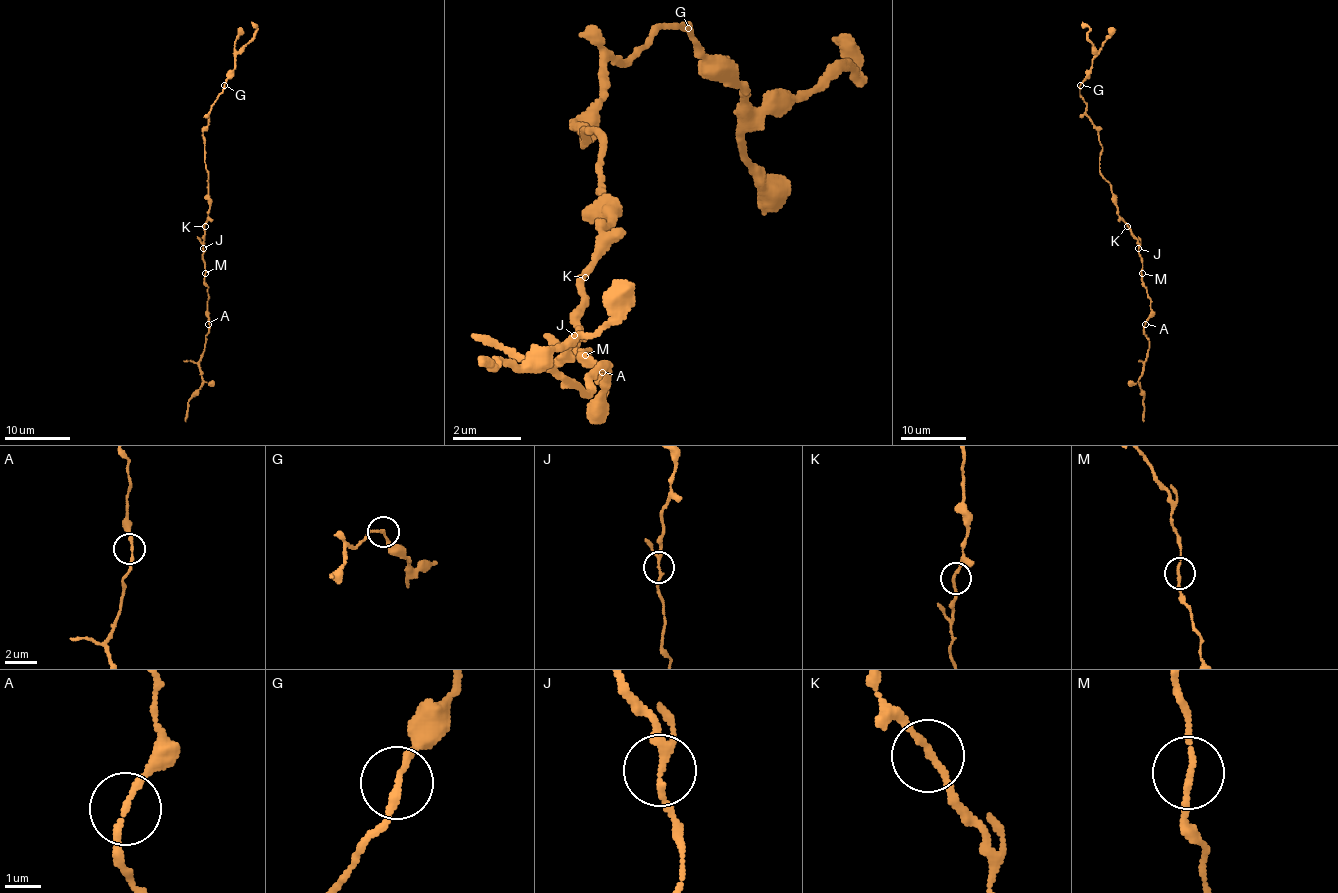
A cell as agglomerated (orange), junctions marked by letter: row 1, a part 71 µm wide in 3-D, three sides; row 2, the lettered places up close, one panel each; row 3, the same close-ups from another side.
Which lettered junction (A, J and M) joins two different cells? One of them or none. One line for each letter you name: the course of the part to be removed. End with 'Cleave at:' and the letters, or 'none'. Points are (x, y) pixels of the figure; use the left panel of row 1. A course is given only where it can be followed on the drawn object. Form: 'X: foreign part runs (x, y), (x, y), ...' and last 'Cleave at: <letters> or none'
Cleave at: none

